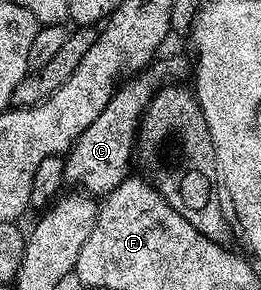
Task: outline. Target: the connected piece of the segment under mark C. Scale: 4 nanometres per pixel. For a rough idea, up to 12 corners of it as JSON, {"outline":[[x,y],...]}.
{"outline":[[158,59],[114,91],[64,157],[66,185],[104,197],[131,174],[158,88],[190,75]]}

